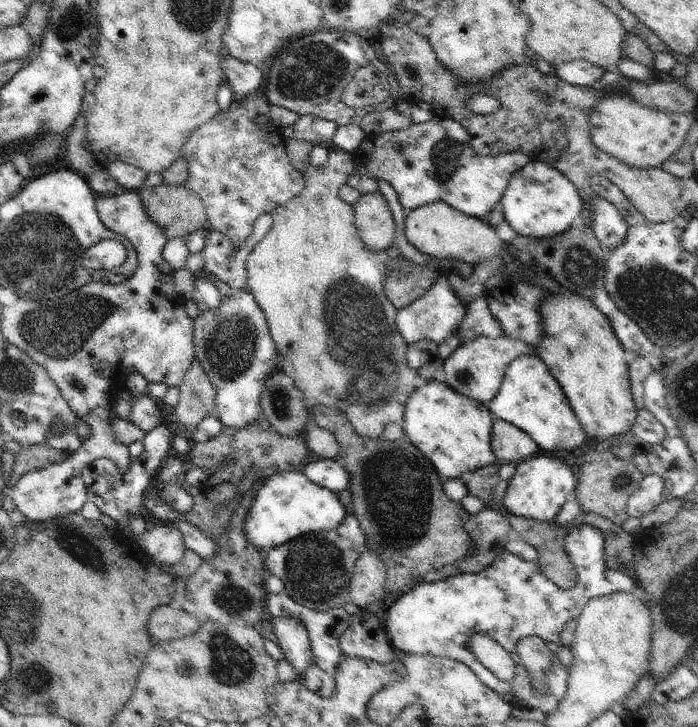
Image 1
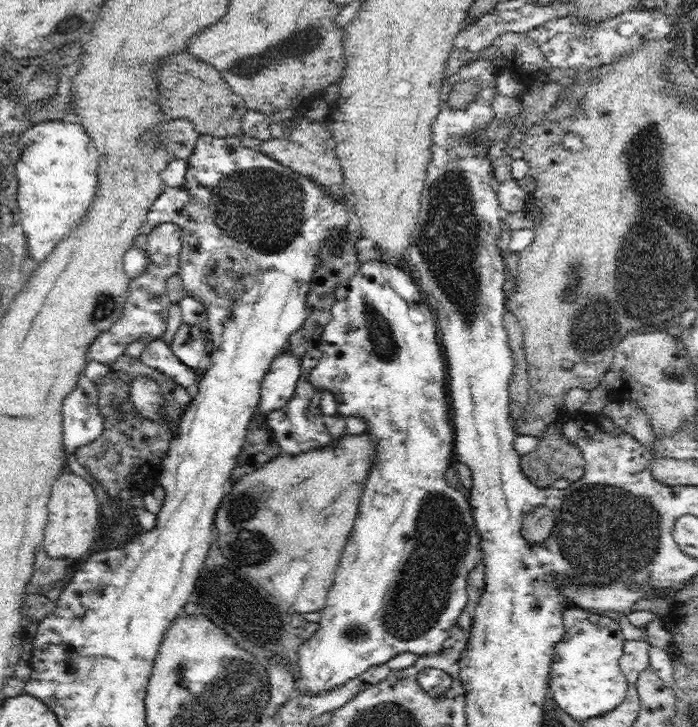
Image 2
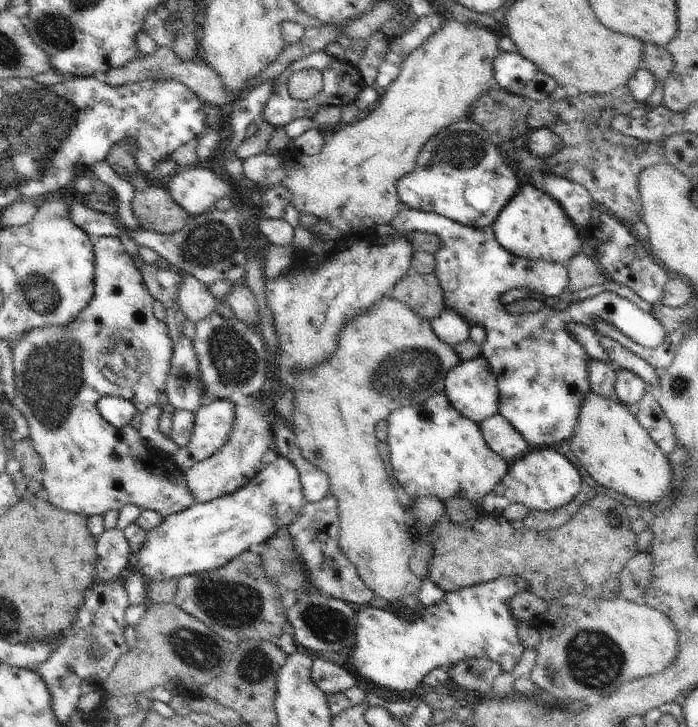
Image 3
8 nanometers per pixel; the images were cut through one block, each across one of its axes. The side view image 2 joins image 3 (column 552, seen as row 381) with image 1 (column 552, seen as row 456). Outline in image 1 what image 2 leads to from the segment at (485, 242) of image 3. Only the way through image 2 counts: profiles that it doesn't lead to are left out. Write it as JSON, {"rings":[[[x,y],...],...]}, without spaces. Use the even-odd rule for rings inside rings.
{"rings":[[[536,354],[520,355],[508,365],[499,393],[488,407],[498,419],[527,432],[543,454],[553,454],[555,450],[574,450],[588,438],[560,383]]]}

